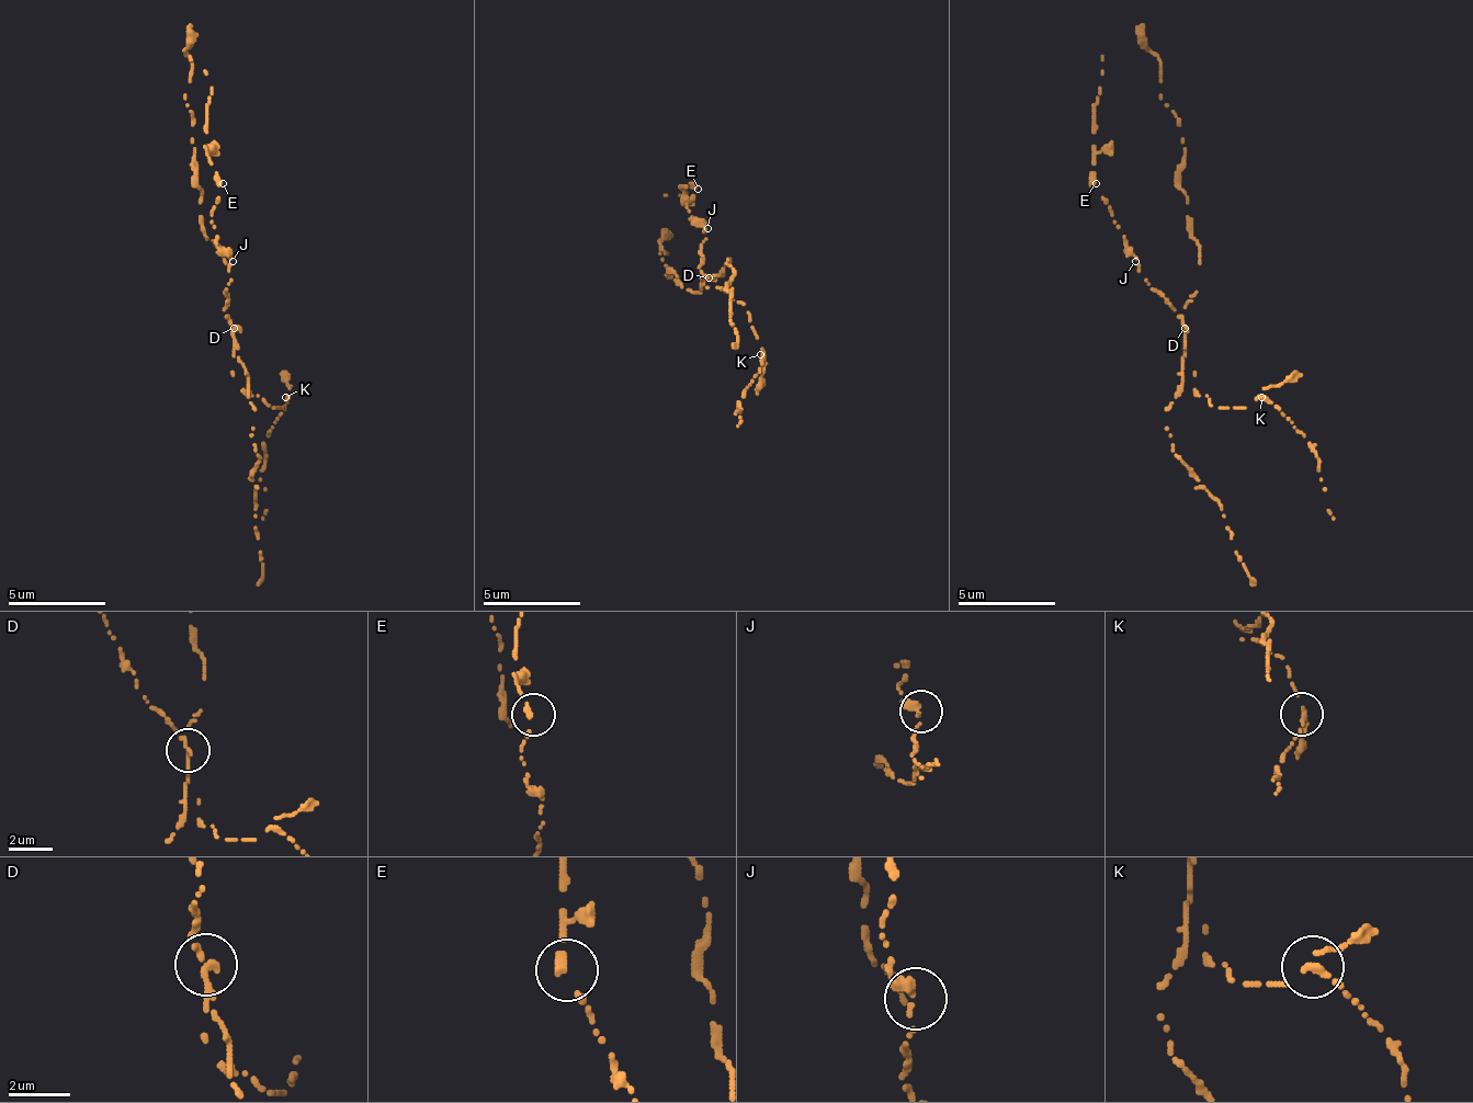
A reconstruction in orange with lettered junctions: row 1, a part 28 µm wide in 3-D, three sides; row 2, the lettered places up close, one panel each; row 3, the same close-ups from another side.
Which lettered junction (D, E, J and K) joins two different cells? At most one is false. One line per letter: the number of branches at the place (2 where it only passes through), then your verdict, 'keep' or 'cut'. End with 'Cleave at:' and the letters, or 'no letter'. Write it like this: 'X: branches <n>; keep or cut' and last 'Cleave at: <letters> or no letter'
D: branches 3; cut
E: branches 2; keep
J: branches 2; keep
K: branches 3; keep
Cleave at: D

